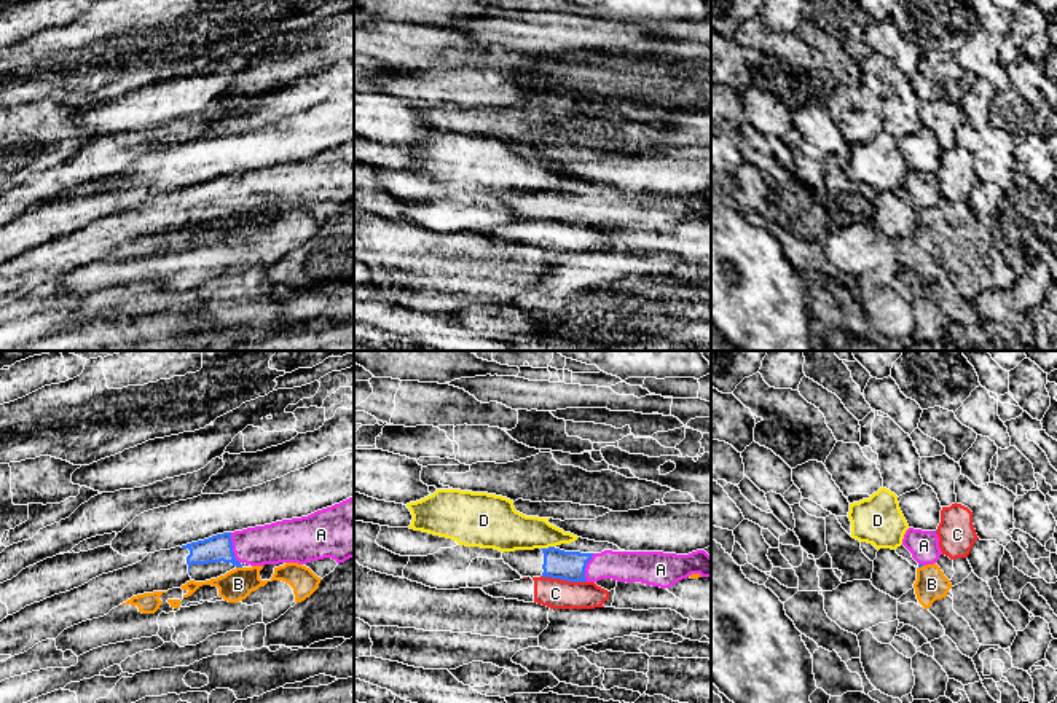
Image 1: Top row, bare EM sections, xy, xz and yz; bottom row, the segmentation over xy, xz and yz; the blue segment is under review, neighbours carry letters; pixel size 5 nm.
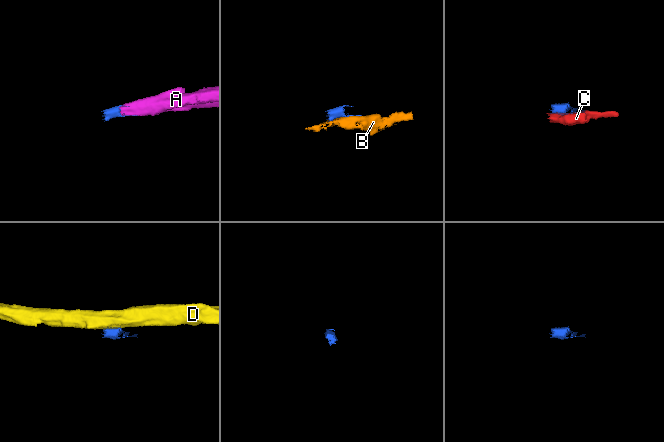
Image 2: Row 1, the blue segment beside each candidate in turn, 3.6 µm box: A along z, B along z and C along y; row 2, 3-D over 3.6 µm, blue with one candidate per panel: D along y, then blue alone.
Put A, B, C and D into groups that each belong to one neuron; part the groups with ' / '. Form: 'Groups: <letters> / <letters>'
Groups: A / B / C / D

